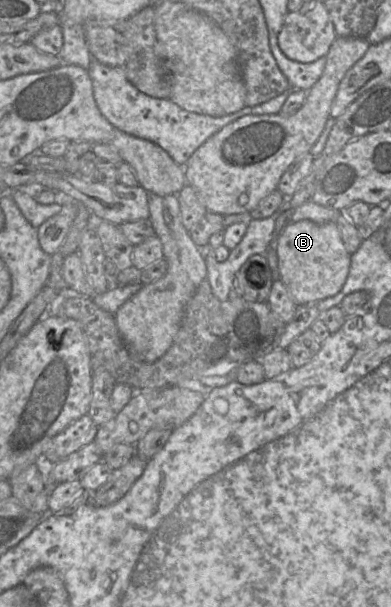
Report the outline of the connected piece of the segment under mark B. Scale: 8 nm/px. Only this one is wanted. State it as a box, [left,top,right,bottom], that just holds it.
[276,220,352,306]

